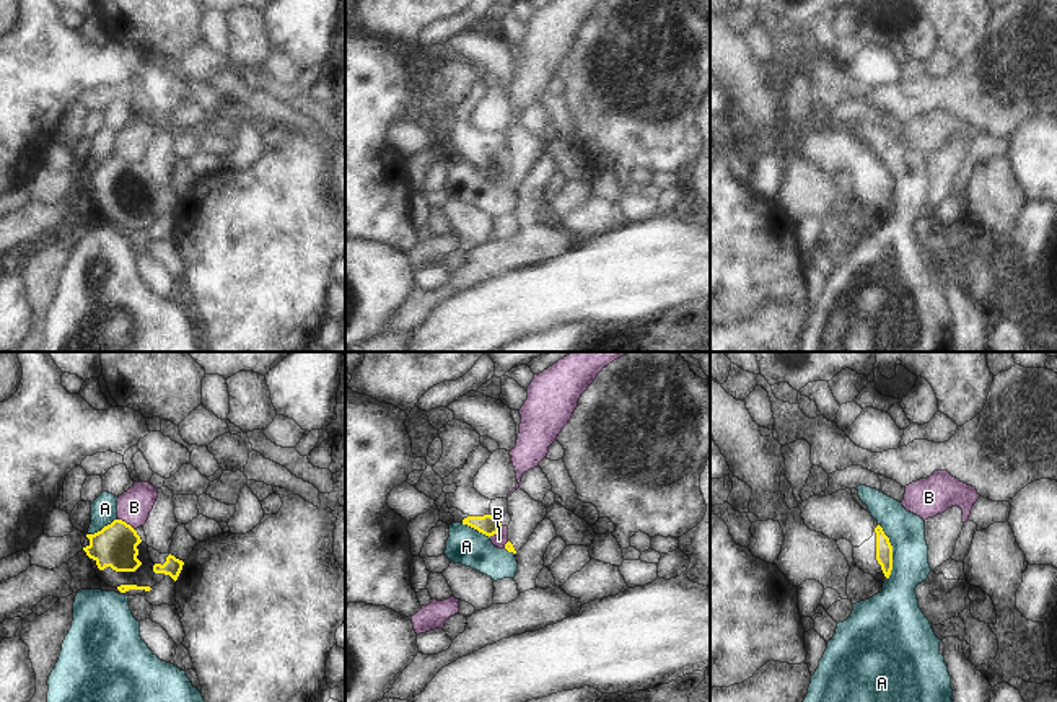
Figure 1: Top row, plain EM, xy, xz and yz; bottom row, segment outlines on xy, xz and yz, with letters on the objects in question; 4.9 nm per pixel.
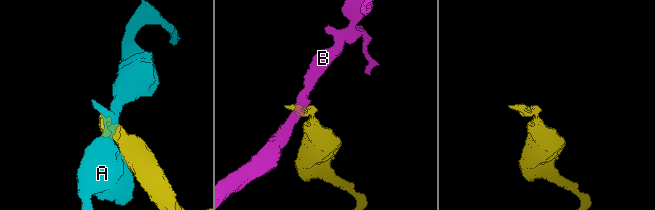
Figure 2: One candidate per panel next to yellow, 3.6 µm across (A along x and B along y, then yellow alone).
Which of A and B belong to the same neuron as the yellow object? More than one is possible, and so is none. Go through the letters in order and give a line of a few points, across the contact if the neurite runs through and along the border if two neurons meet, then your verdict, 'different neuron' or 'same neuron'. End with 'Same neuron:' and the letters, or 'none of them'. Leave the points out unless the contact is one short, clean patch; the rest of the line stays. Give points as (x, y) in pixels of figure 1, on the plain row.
A: line yz (878, 158), (891, 181), (891, 209), (888, 214); different neuron
B: line xy (119, 153), (134, 165); different neuron
Same neuron: none of them

